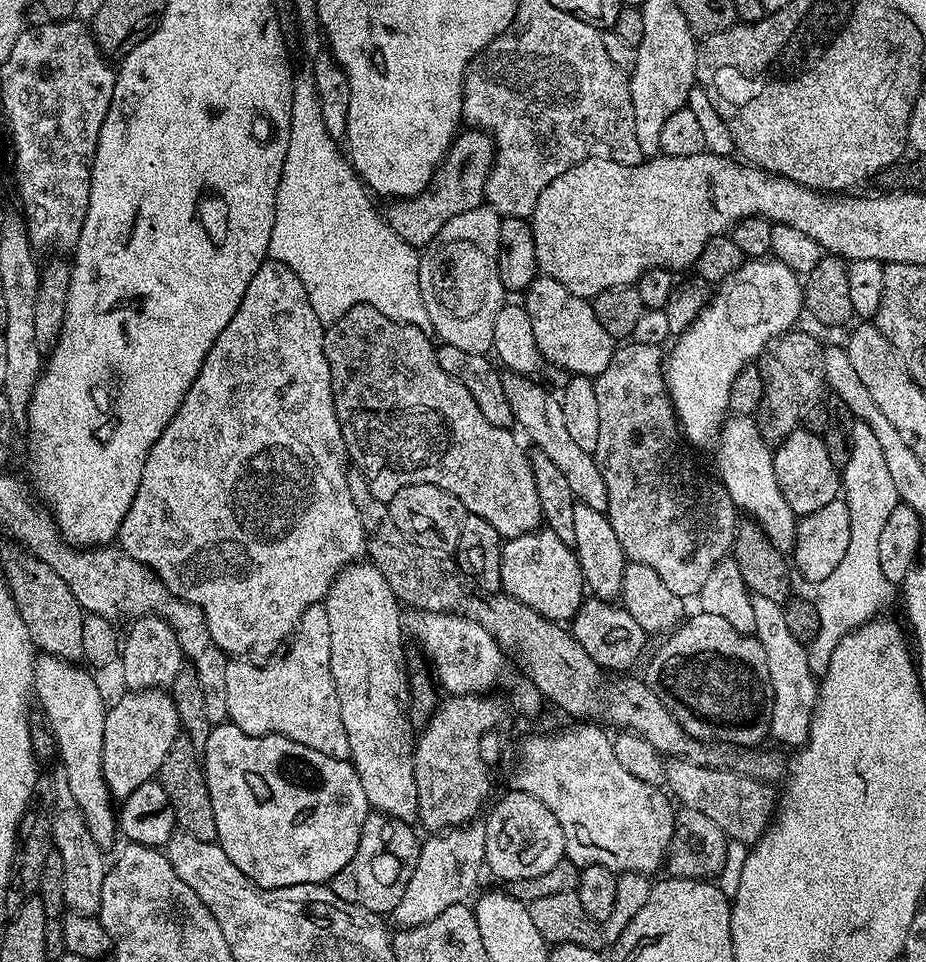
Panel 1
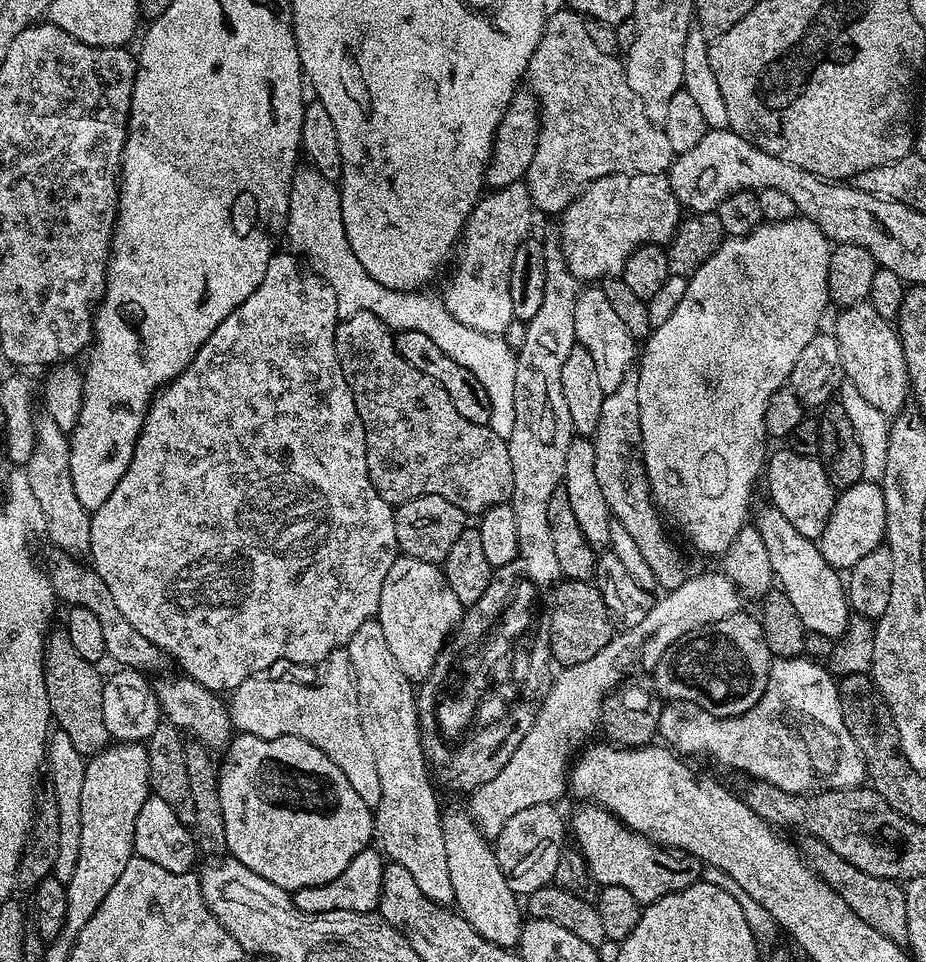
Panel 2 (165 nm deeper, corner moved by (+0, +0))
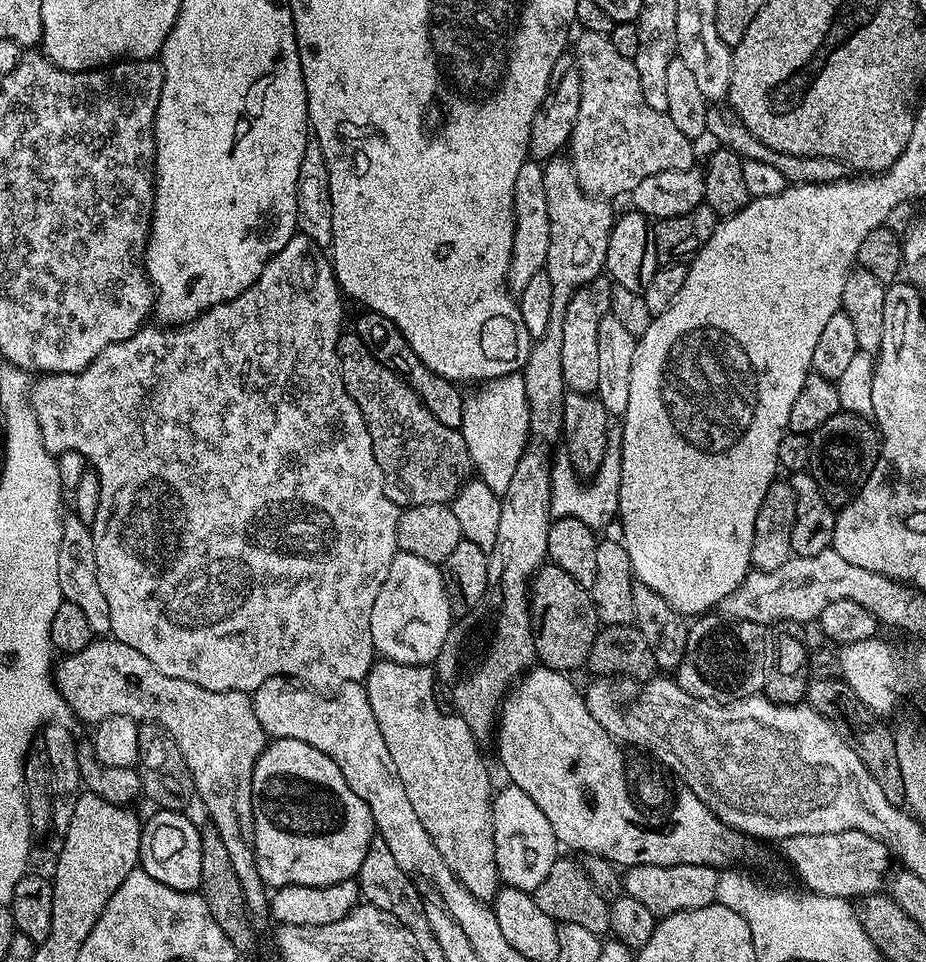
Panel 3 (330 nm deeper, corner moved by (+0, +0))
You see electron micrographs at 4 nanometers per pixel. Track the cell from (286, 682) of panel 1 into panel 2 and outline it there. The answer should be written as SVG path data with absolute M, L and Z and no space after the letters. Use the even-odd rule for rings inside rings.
M347 651L331 652L326 661L327 668L328 673L317 688L311 688L308 684L295 684L292 680L264 680L268 678L242 682L230 693L228 716L237 733L254 734L267 740L293 736L302 742L310 742L310 746L322 750L322 754L326 754L326 758L330 758L330 762L334 762L334 766L346 774L346 782L354 786L358 798L362 798L368 808L375 810L379 808L382 798L382 781L374 766L370 741L362 731L358 686Z

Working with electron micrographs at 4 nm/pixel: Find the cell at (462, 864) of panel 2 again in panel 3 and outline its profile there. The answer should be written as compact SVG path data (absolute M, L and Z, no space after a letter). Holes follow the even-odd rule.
M380 658L373 663L368 672L366 687L370 698L370 710L374 710L378 730L382 730L386 750L390 750L390 759L394 761L394 770L398 770L398 778L402 786L406 786L406 798L410 798L414 814L418 814L422 826L426 826L426 834L430 834L434 846L438 846L442 862L450 866L458 882L462 882L462 886L466 886L466 890L470 890L474 898L485 902L495 900L496 893L502 887L502 881L494 850L494 787L492 788L492 780L488 777L488 768L484 765L484 756L480 753L481 745L475 734L455 711L444 712L439 698L436 697L438 681L431 667Z

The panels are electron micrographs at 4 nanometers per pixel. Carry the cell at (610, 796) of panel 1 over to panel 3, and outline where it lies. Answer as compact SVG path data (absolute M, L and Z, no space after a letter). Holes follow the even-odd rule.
M645 864L631 865L622 876L623 895L635 898L658 918L663 918L681 912L682 910L698 910L702 906L716 903L718 878L720 872L708 864L690 866L646 866Z

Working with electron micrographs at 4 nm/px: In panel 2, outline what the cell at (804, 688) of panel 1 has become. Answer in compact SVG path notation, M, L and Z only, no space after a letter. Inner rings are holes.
M781 656L773 659L762 698L741 716L715 716L693 704L668 702L661 707L658 736L677 753L705 752L724 768L745 772L753 781L773 784L778 790L811 794L839 788L859 788L865 783L866 769L850 730L842 718L840 690L833 673L823 663L807 656Z

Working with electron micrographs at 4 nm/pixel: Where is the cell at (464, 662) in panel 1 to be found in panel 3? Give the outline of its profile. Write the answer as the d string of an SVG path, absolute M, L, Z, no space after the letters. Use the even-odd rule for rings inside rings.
M397 551L394 562L390 562L390 574L386 574L386 582L382 582L378 598L374 598L374 610L370 610L373 649L385 660L432 666L453 623L443 571L426 562L426 558L414 558L414 554Z

